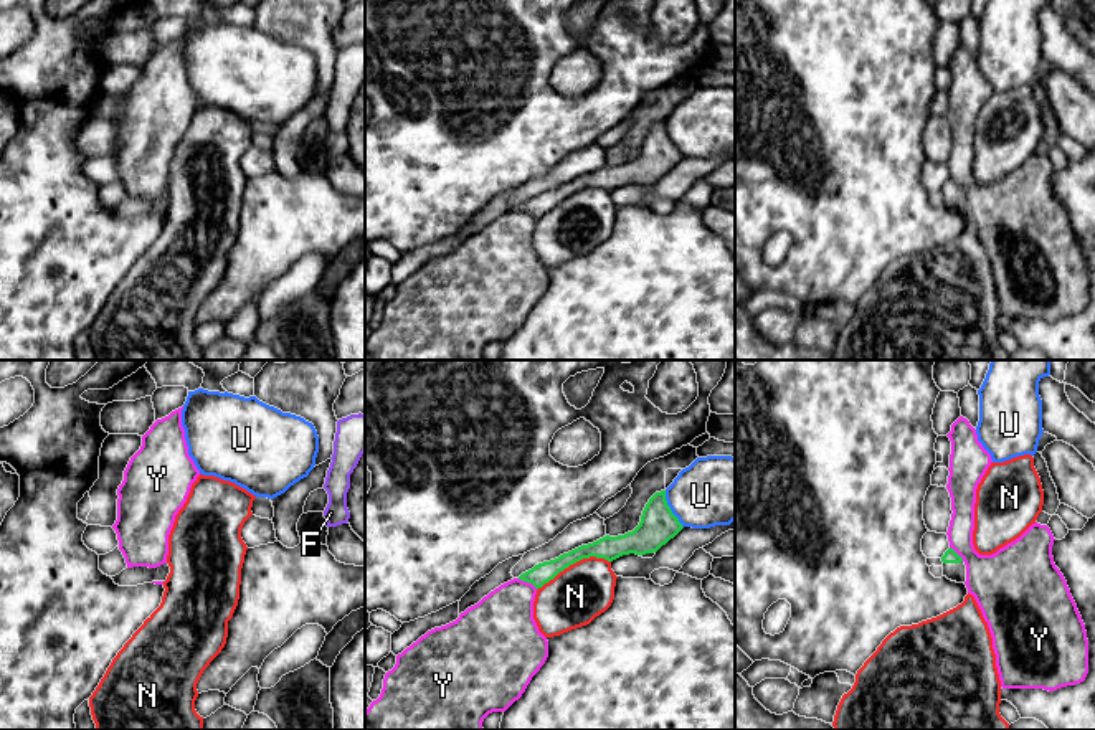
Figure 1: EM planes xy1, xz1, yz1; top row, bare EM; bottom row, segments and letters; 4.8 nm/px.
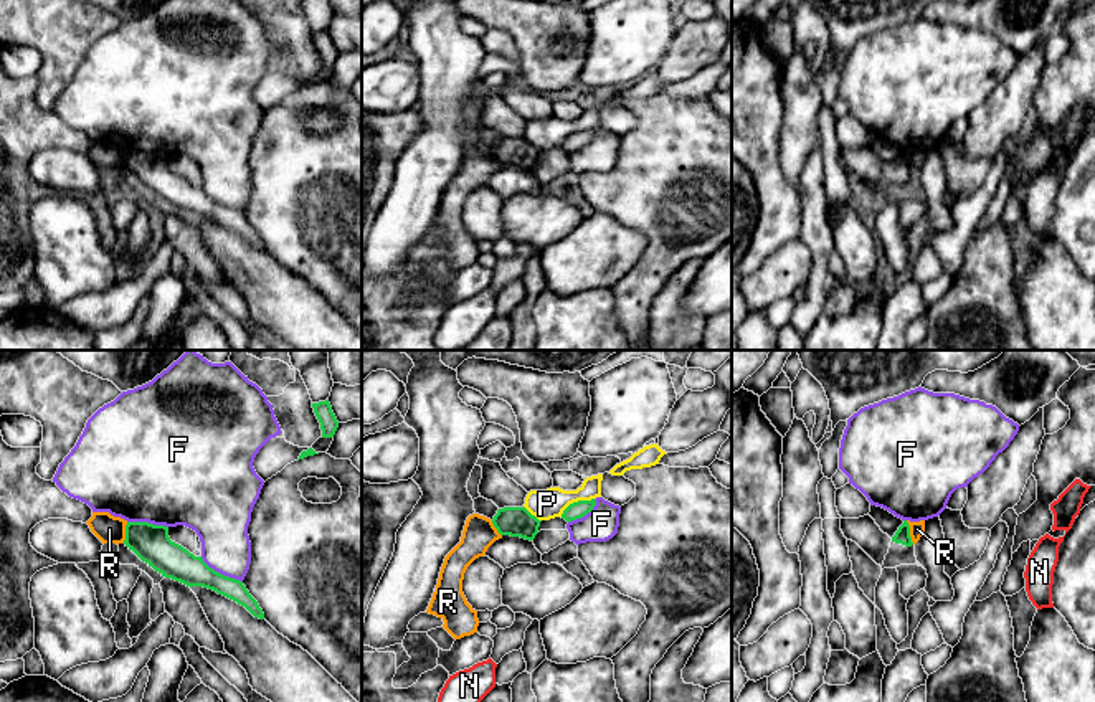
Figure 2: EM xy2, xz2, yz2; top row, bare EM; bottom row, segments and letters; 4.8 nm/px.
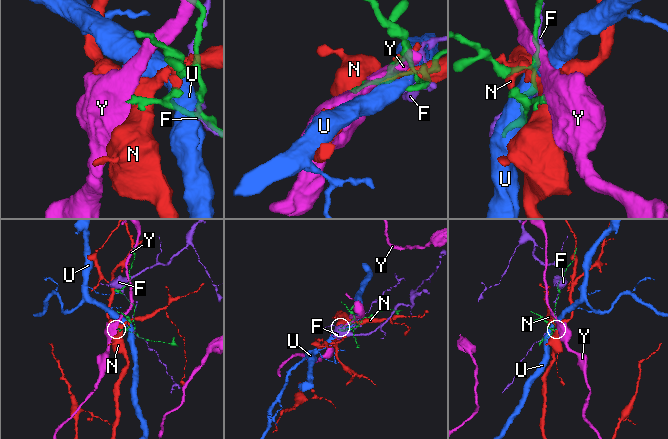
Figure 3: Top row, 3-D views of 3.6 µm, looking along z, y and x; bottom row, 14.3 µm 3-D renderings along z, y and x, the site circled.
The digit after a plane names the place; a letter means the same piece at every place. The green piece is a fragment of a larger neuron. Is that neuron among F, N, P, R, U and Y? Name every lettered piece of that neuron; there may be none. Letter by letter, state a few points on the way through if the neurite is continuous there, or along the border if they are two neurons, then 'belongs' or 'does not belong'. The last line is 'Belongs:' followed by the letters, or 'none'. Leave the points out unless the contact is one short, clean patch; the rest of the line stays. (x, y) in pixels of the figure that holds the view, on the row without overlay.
F: does not belong
N: does not belong
P: does not belong
R: along yz2 (905, 151), (914, 174) | does not belong
U: does not belong
Y: along xz1 (517, 208), (537, 218) | does not belong
Belongs: none

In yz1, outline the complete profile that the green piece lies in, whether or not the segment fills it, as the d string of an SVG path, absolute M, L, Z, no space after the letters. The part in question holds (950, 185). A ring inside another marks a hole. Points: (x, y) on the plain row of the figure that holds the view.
M948 178L945 182L941 192L943 192L943 206L956 213L966 211L966 195L953 178Z

